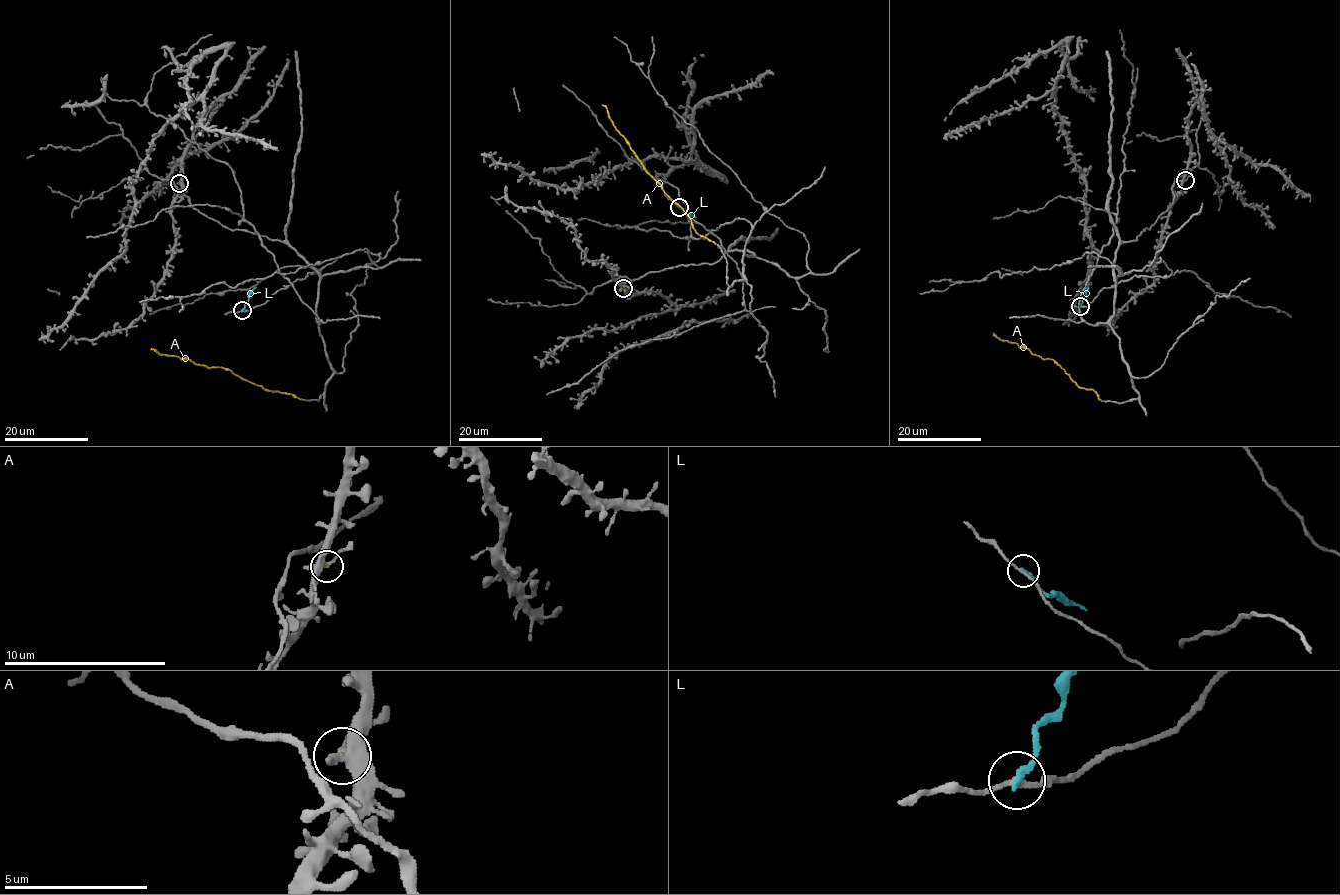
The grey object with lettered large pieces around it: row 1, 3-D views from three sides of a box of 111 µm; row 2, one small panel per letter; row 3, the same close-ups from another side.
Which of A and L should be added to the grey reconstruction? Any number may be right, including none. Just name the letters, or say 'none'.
A

